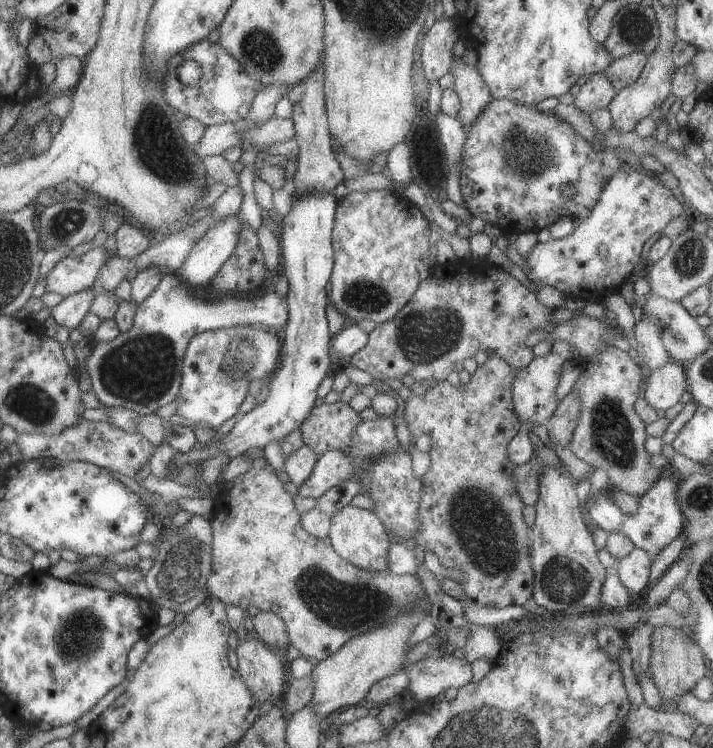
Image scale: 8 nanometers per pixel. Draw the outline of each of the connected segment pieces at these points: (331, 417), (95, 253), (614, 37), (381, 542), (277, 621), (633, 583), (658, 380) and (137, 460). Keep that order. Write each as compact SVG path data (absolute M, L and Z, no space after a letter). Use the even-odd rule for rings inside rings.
M335 401L312 408L305 422L298 425L298 429L304 445L320 456L327 450L343 452L347 449L351 434L359 422L359 414L347 403Z
M92 246L77 258L70 254L60 258L44 277L44 292L55 292L66 297L90 288L97 278L99 268L103 267L111 255L115 254L110 254L102 246Z
M640 3L621 6L613 15L609 36L602 45L611 58L643 52L649 56L659 42L659 29L653 9Z
M346 505L337 514L331 516L327 534L333 550L345 562L349 562L365 572L388 572L387 549L390 540L387 538L383 524L373 511Z
M259 611L251 622L257 636L260 636L267 646L275 648L276 653L284 653L289 646L289 639L285 632L285 624L279 616L275 616L271 611Z
M633 547L625 558L616 560L616 574L629 594L637 594L647 586L651 562L646 551L637 547Z
M667 360L667 364L653 370L641 389L645 402L655 410L664 411L677 404L687 386L686 367L681 362Z
M81 420L77 426L65 428L61 434L43 436L42 434L17 434L14 441L25 460L50 458L59 462L81 461L99 468L118 472L123 476L135 478L140 468L152 457L154 446L140 433L123 432L107 422Z

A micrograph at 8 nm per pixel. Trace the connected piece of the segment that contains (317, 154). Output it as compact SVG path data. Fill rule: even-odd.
M323 54L319 66L301 82L291 87L285 94L292 106L291 120L293 121L294 138L298 144L297 165L291 183L293 192L304 192L314 189L317 192L329 192L343 183L342 170L335 160L328 131L327 115L325 110L325 94L323 92Z

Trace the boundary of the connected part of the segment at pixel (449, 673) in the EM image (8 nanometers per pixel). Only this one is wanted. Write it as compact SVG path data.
M452 654L443 658L423 658L407 666L407 688L417 704L440 698L447 688L461 688L471 680L470 663Z

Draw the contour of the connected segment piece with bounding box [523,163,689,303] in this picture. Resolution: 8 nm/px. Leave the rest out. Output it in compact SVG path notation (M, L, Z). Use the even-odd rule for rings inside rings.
M625 163L605 183L597 204L593 206L589 216L579 226L575 227L573 234L559 240L548 240L545 243L536 243L531 252L523 257L525 260L525 276L533 282L535 290L547 285L556 288L565 299L584 300L587 302L602 303L604 298L618 292L620 286L632 279L632 270L639 262L639 253L643 250L645 240L665 227L669 220L677 216L687 216L688 208L680 204L663 184L653 178L654 174L643 168L636 169Z

